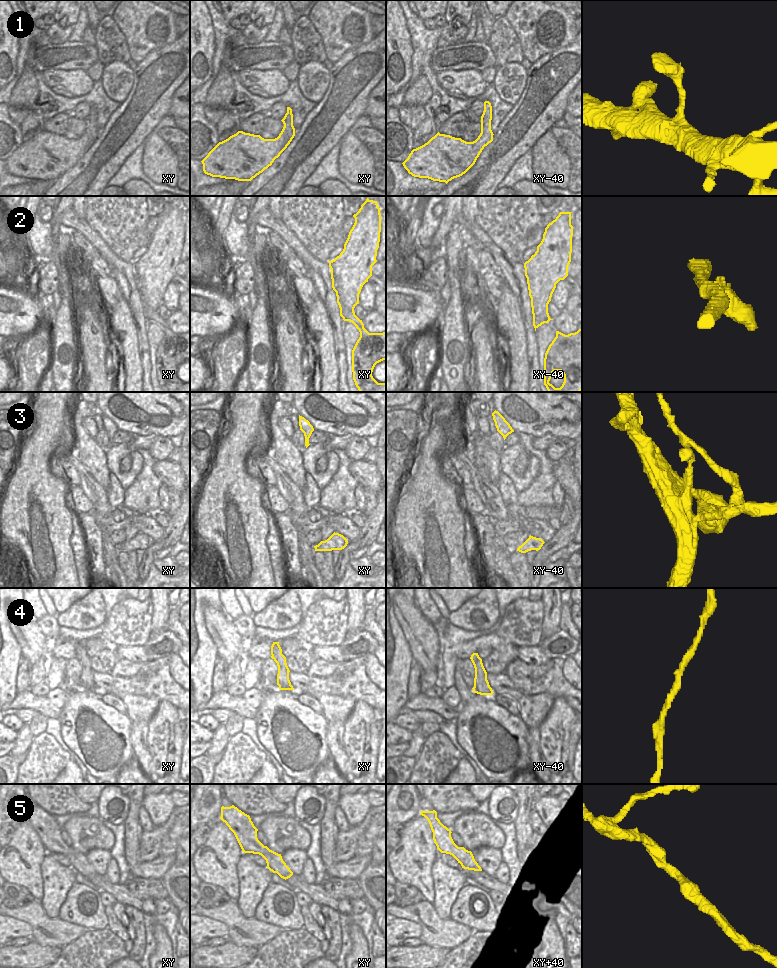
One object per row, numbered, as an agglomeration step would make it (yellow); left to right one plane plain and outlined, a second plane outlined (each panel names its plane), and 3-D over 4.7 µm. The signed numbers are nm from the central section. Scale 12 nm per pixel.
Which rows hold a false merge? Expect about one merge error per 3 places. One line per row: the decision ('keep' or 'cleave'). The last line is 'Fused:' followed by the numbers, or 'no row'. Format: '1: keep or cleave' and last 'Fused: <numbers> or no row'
1: keep
2: cleave
3: cleave
4: cleave
5: keep
Fused: 2, 3, 4

